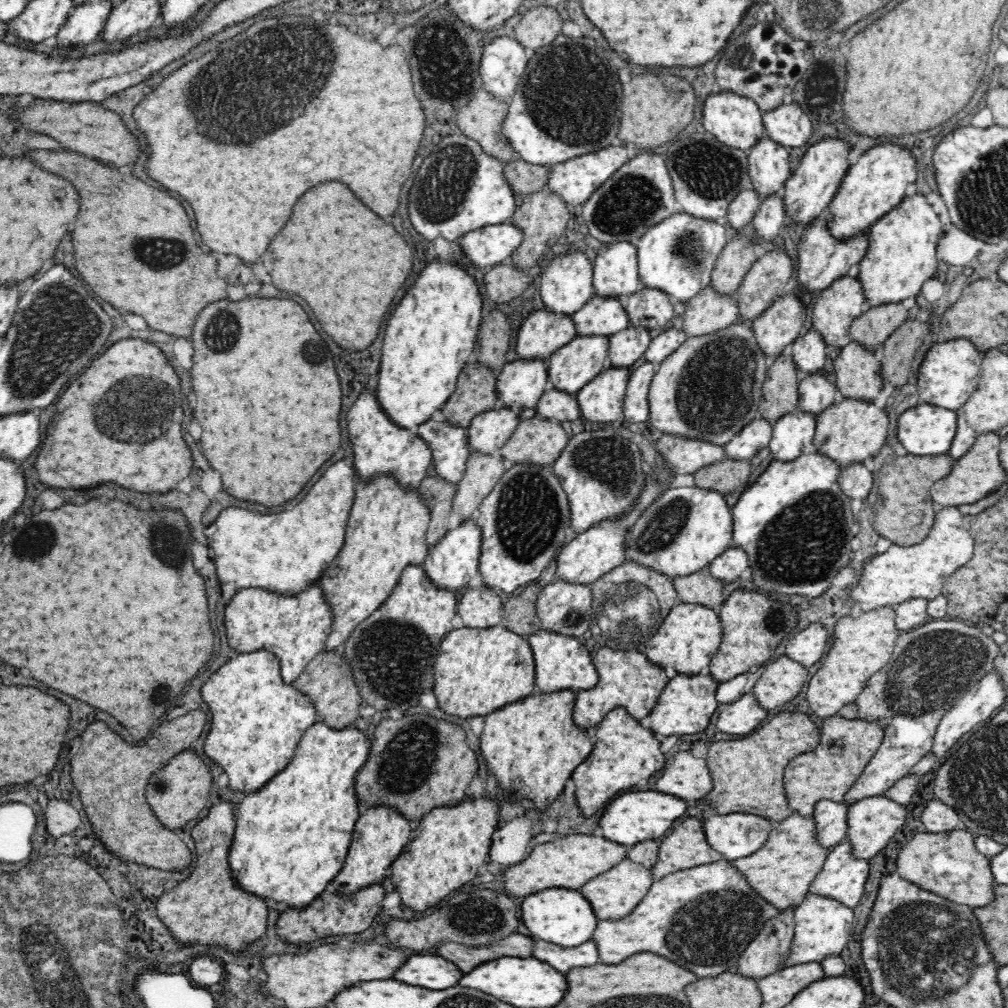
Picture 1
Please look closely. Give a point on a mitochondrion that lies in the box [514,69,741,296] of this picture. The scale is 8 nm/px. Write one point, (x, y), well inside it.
(631, 201)

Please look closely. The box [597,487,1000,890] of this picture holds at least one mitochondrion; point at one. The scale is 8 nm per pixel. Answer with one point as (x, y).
(933, 668)

